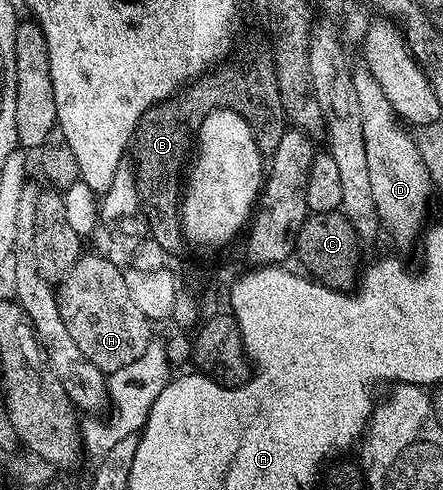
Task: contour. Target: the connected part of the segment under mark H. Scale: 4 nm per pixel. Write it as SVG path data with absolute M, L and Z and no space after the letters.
M86 253L78 258L76 265L72 265L72 269L62 278L62 282L57 284L56 294L60 317L64 317L64 326L68 328L68 334L72 336L72 341L76 341L80 353L84 353L84 357L88 357L88 361L92 361L96 369L104 373L121 369L124 365L136 361L144 353L144 349L148 348L152 338L151 320L147 319L144 313L140 313L139 307L132 302L123 268L113 264L105 254Z

